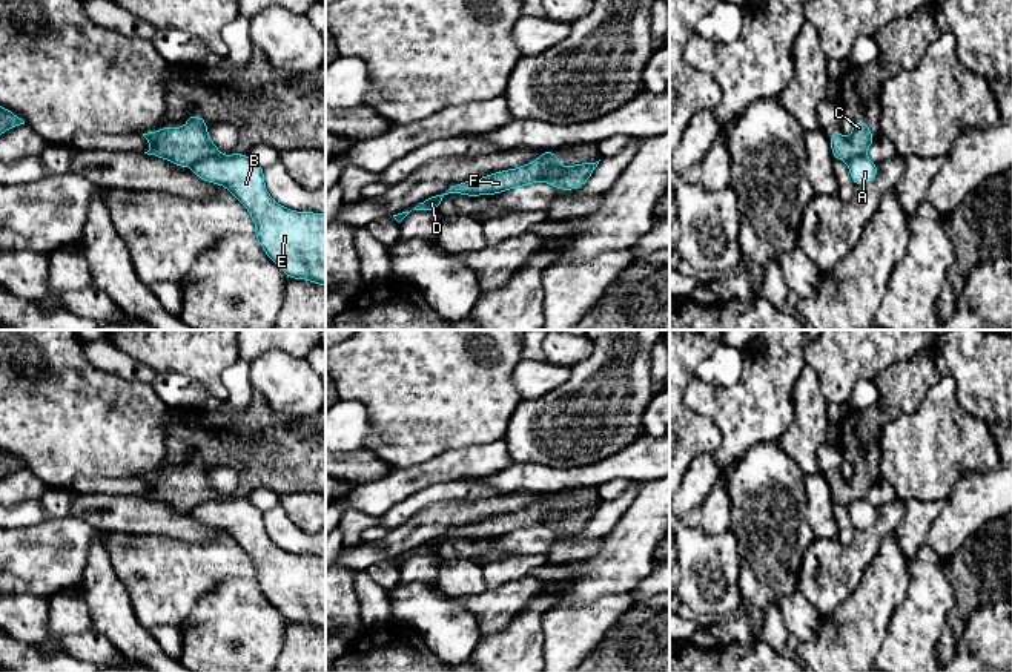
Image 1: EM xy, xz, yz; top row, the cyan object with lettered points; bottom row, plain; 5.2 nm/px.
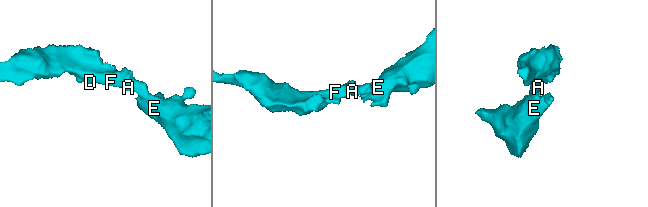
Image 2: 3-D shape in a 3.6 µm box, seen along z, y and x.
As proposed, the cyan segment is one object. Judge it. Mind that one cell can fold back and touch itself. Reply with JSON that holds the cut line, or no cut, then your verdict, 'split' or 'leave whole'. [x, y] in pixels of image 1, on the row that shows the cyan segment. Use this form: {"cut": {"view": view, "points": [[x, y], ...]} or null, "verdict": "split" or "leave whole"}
{"cut": {"view": "xy", "points": [[220, 154], [197, 160], [191, 166]]}, "verdict": "split"}

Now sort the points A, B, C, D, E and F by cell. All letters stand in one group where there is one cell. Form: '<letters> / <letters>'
A B E / C D F

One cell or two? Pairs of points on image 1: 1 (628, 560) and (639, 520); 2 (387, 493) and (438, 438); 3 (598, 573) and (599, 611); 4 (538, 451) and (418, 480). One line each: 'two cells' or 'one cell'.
1: one cell
2: two cells
3: two cells
4: two cells

